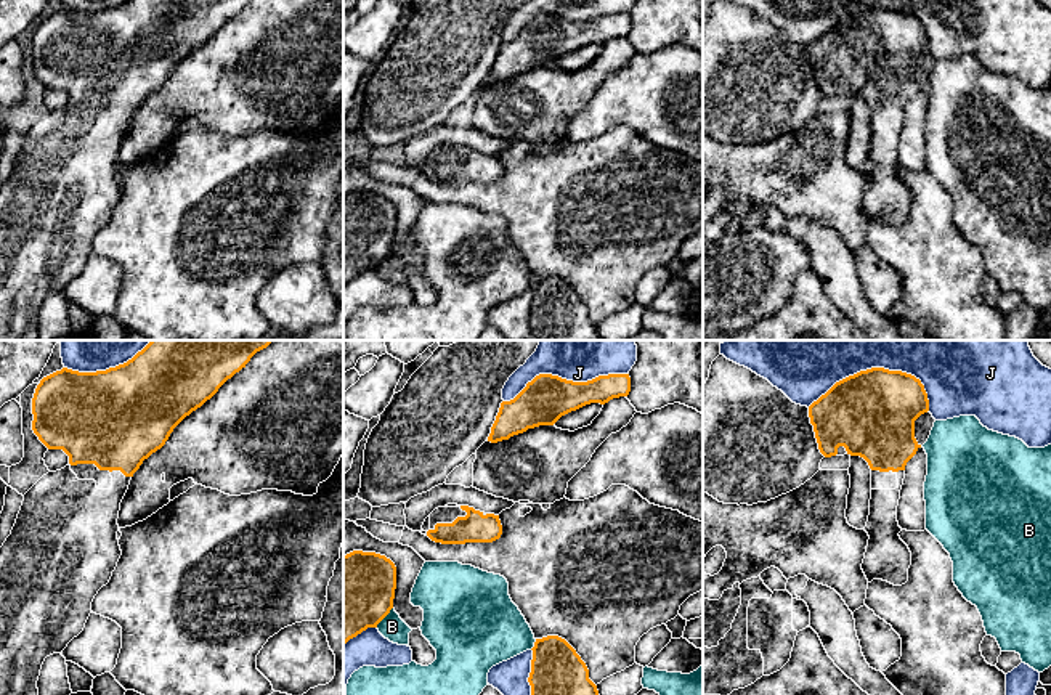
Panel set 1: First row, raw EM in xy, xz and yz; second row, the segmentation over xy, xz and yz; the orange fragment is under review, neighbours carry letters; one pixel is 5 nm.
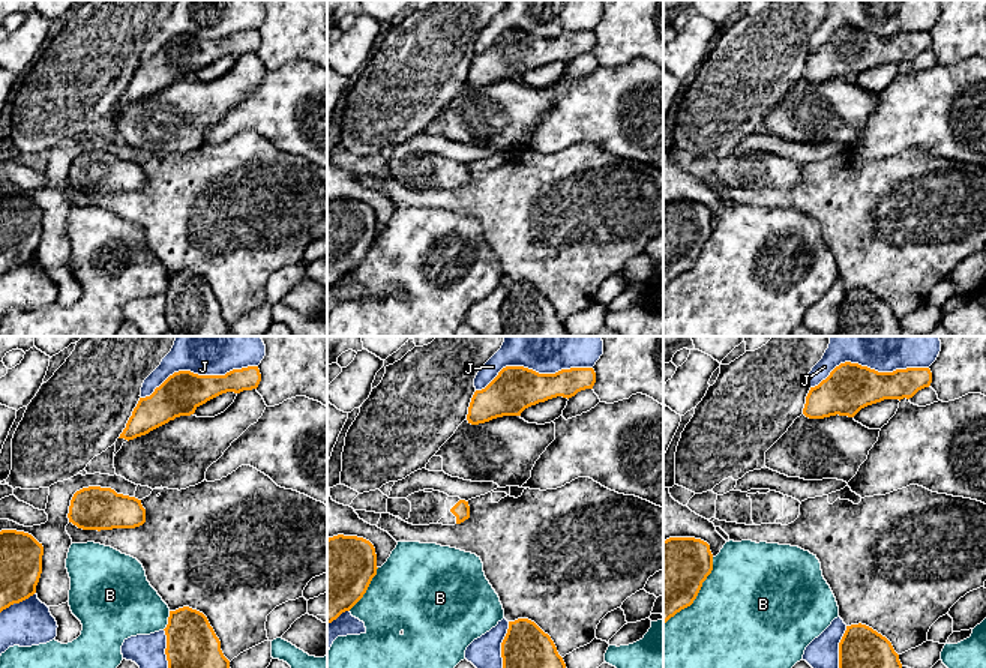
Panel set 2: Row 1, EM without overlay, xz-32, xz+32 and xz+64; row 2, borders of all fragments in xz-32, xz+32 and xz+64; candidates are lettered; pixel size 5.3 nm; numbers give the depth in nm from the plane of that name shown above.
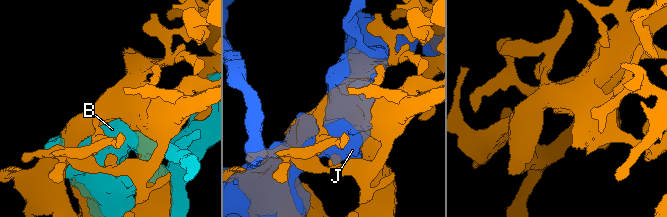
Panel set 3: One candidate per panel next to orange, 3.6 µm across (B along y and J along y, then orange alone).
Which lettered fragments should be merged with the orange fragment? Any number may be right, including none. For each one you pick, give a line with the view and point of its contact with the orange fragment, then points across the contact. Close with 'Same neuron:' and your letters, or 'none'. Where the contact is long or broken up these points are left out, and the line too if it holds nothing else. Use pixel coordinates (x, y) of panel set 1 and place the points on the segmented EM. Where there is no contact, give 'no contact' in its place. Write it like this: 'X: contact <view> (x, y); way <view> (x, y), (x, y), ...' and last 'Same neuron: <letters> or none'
Same neuron: none

